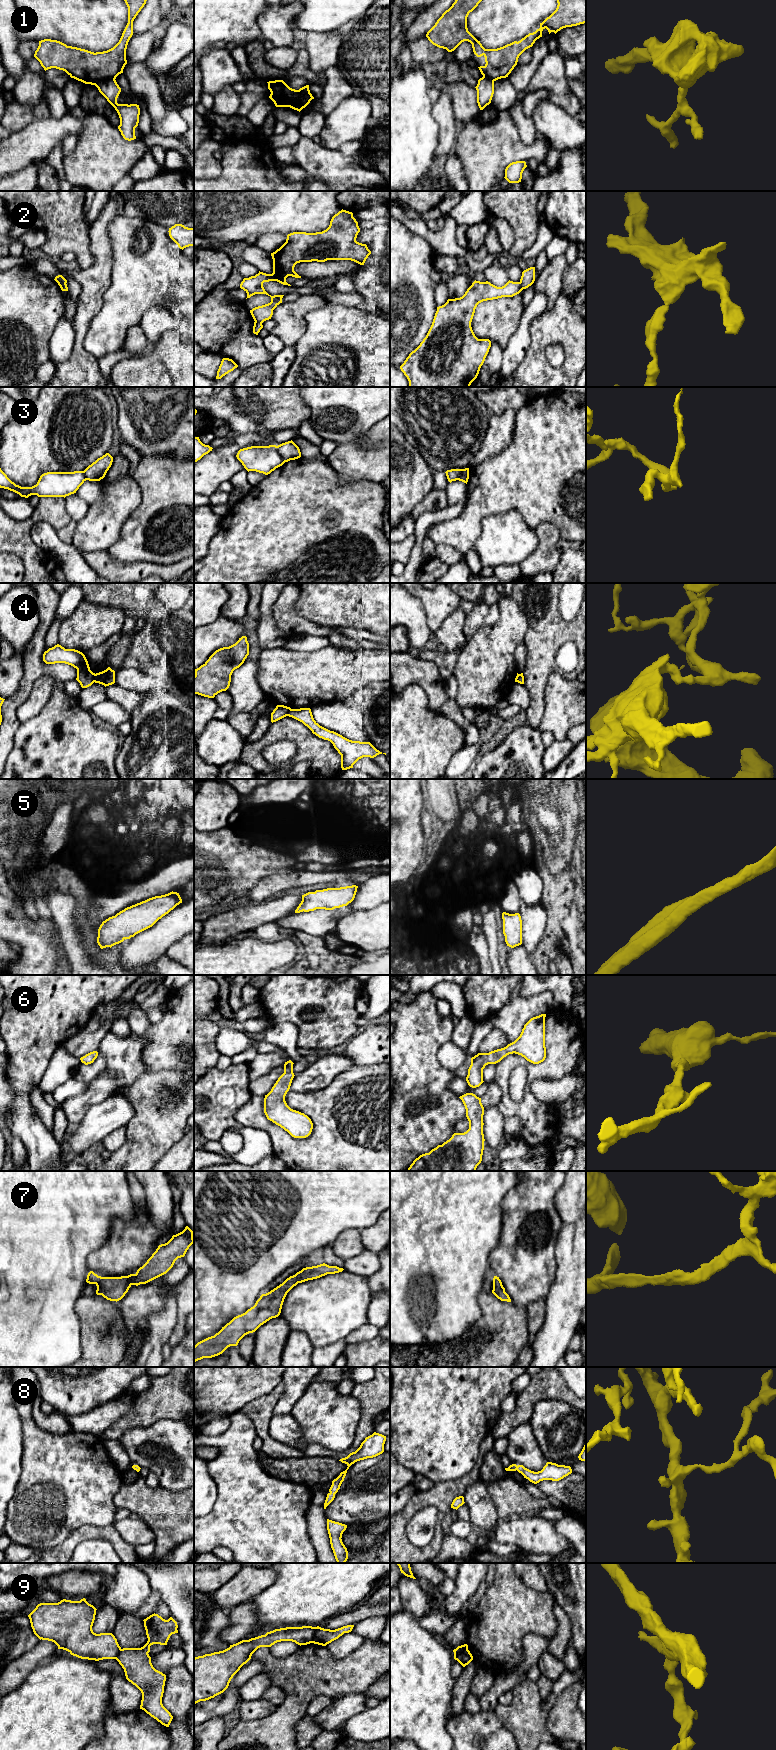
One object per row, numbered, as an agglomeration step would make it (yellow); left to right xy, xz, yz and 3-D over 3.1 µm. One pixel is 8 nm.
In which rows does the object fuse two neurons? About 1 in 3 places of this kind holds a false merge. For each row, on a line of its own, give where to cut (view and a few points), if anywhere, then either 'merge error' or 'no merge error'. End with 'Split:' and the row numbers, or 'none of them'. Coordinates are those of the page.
1: xy (114, 78), (100, 80), (95, 85) | merge error
2: xz (255, 321), (261, 323) | merge error
3: xz (276, 446), (284, 462) | merge error
4: xy (95, 674), (93, 681) | merge error
5: no cut | no merge error
6: no cut | no merge error
7: no cut | no merge error
8: no cut | no merge error
9: xz (316, 1627), (312, 1642) | merge error
Split: 1, 2, 3, 4, 9

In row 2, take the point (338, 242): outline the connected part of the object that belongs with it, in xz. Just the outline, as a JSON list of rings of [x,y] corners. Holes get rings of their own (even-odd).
[[[341,210],[335,214],[331,221],[329,227],[322,231],[316,233],[306,233],[306,232],[293,232],[287,235],[286,242],[275,252],[271,253],[273,259],[273,273],[266,274],[260,272],[255,276],[249,278],[244,278],[240,284],[240,288],[247,293],[247,298],[255,294],[266,294],[271,297],[271,302],[262,306],[258,306],[250,310],[250,313],[255,322],[263,323],[266,320],[271,319],[273,315],[273,310],[282,303],[282,298],[284,295],[269,295],[264,287],[264,282],[277,281],[283,285],[291,286],[286,282],[288,276],[295,278],[301,278],[295,271],[294,267],[300,262],[325,262],[327,260],[351,260],[360,265],[364,265],[366,259],[371,254],[366,244],[362,244],[356,241],[357,235],[360,232],[358,222],[353,217],[353,213]],[[246,298],[246,299],[247,299]]]

